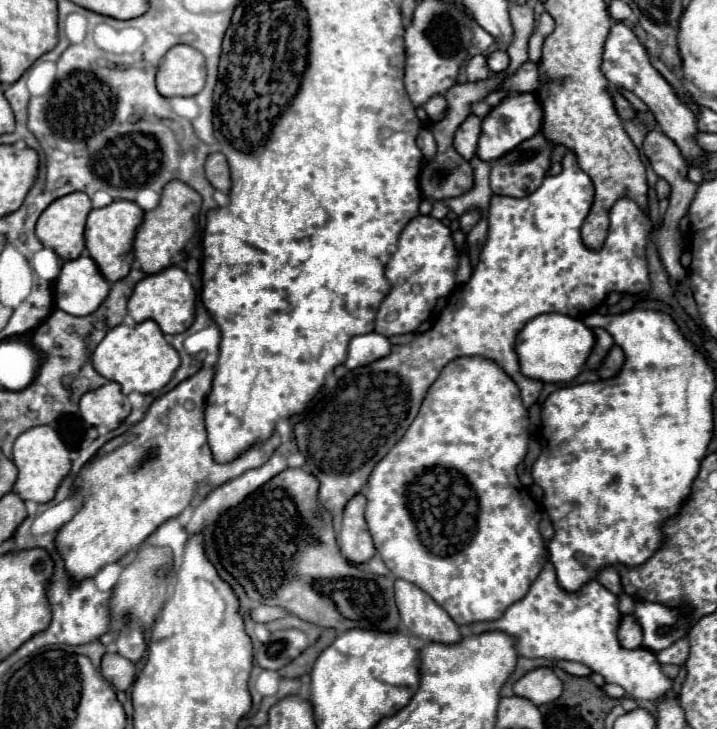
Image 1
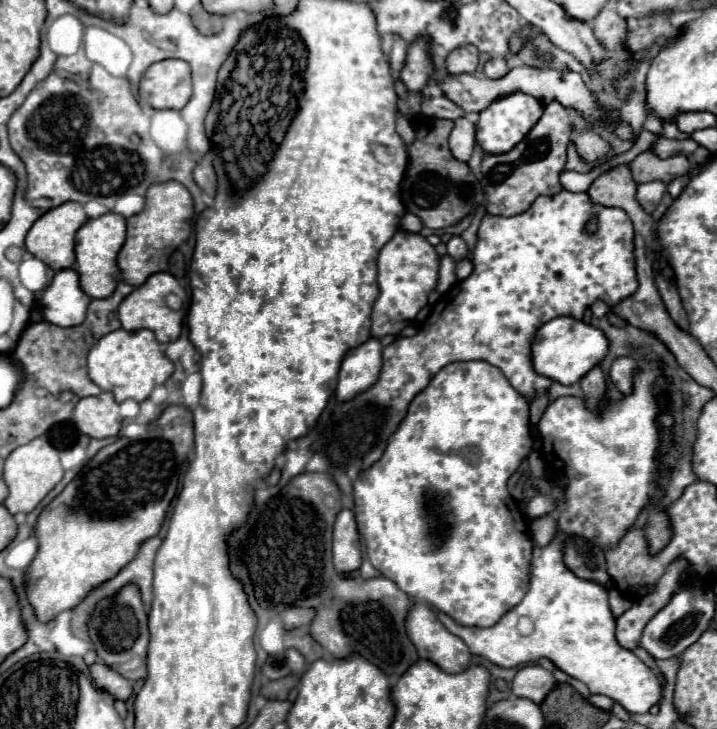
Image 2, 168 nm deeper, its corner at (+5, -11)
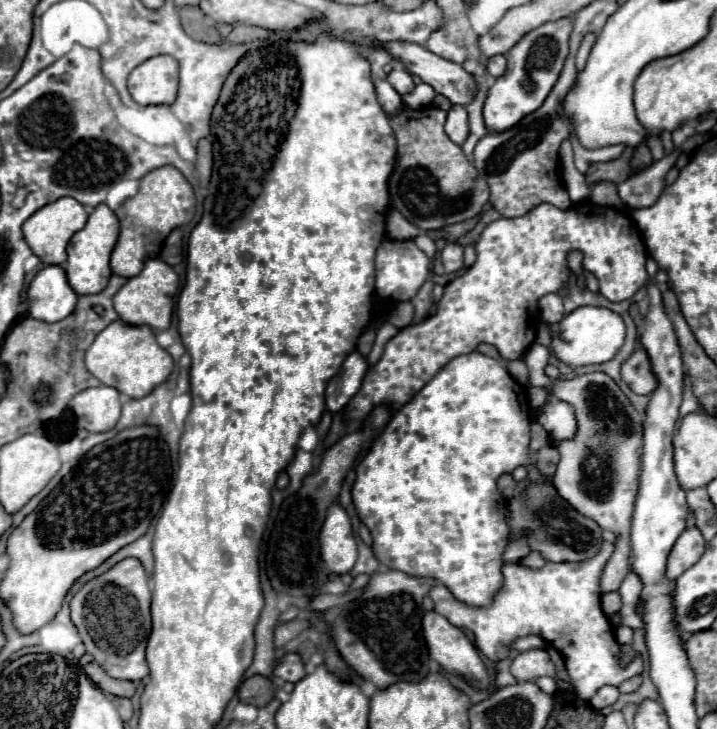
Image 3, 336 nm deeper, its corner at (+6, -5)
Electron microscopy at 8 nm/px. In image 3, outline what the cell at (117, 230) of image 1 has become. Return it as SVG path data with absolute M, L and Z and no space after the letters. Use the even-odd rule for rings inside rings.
M98 205L94 213L88 217L84 229L74 233L68 245L68 261L66 261L66 275L72 289L78 295L94 295L106 289L110 281L110 253L118 241L118 217L108 205Z

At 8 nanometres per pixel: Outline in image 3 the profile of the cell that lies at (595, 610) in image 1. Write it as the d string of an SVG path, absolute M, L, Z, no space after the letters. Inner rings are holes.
M604 541L602 549L600 549L600 553L596 557L592 557L590 561L578 561L574 565L572 563L552 563L552 561L546 561L544 567L530 569L530 567L526 567L522 563L508 563L502 569L502 573L504 573L504 587L494 597L492 605L484 607L484 609L470 607L470 605L464 605L464 603L456 601L452 597L452 593L444 585L434 585L434 589L430 589L430 593L428 593L428 597L432 599L436 613L444 615L452 625L456 625L460 629L472 631L474 637L476 637L476 641L474 641L476 649L482 651L482 655L486 655L494 663L498 663L498 661L502 661L502 659L506 659L510 655L512 643L518 637L526 637L526 635L542 637L546 643L550 643L554 649L560 651L560 655L566 661L568 673L570 673L570 677L574 681L574 691L582 699L588 701L604 685L620 687L620 683L624 683L624 681L628 681L628 679L632 679L636 675L642 675L642 671L644 671L644 663L642 663L640 655L636 655L628 665L620 663L620 655L622 655L620 643L614 637L614 627L610 625L610 619L602 611L602 603L600 603L602 591L598 589L598 585L600 585L602 569L606 567L606 561L610 559L612 551L614 551L614 543Z

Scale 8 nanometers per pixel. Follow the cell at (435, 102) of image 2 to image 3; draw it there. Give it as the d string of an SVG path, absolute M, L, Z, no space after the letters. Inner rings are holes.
M394 65L394 69L392 69L392 73L386 77L388 79L388 83L400 93L400 95L404 95L404 93L410 93L410 91L414 91L414 81L412 81L412 77L410 77L410 73L402 67L402 65Z

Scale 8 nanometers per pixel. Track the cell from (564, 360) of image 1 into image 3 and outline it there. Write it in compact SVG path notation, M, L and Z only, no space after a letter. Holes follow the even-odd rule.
M578 307L572 313L568 313L558 323L556 329L554 329L554 325L548 325L548 329L552 333L550 351L562 363L566 363L570 367L582 367L582 365L610 361L622 347L624 335L626 335L622 317L610 309L604 309L604 307Z

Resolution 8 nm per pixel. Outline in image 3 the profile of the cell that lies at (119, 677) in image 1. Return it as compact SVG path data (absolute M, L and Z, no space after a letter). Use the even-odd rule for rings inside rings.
M88 653L80 657L80 665L84 669L84 673L104 691L110 695L118 695L118 697L132 697L134 695L134 683L132 681L122 681L122 679L114 679L110 677Z

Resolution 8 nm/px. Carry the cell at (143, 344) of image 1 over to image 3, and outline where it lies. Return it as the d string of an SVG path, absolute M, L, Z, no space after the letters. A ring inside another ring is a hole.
M120 319L100 331L86 351L86 369L104 385L134 399L146 397L156 385L164 383L172 373L172 367L172 357L156 343L156 335L148 325L128 325Z

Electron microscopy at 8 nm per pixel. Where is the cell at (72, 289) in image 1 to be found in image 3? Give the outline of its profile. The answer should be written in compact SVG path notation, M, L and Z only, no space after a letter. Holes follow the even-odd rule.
M46 265L28 287L30 317L40 321L62 321L78 303L78 295L66 281L66 271L60 265Z

